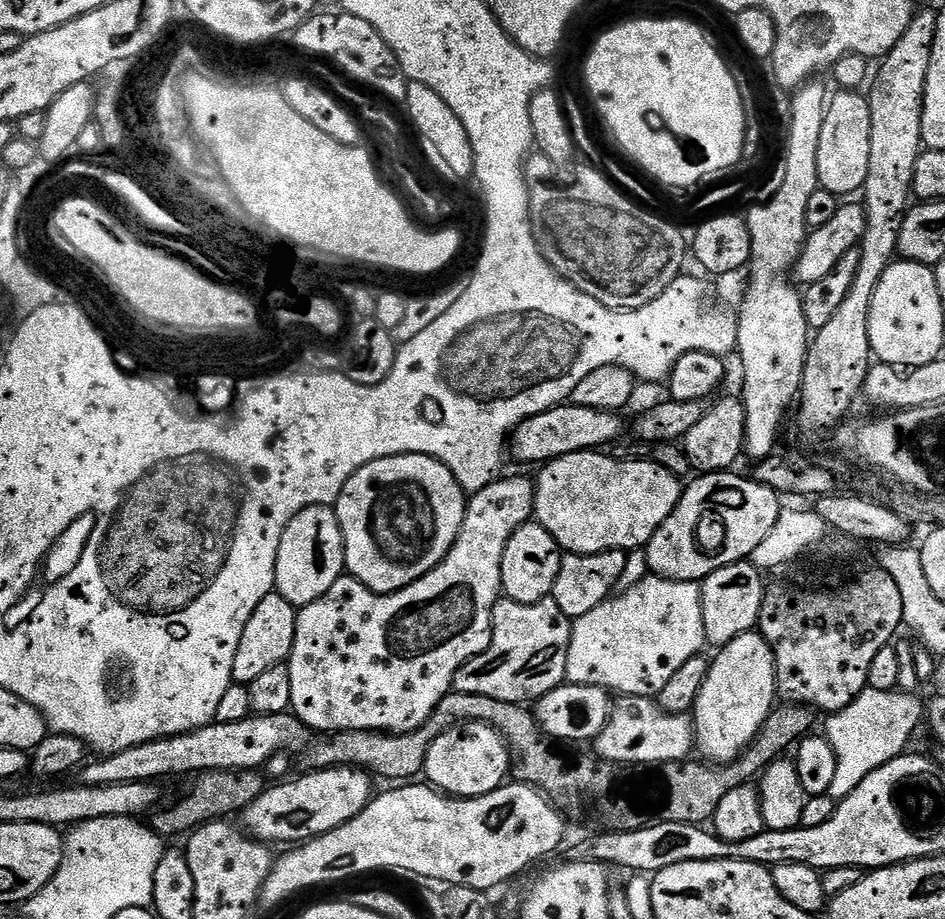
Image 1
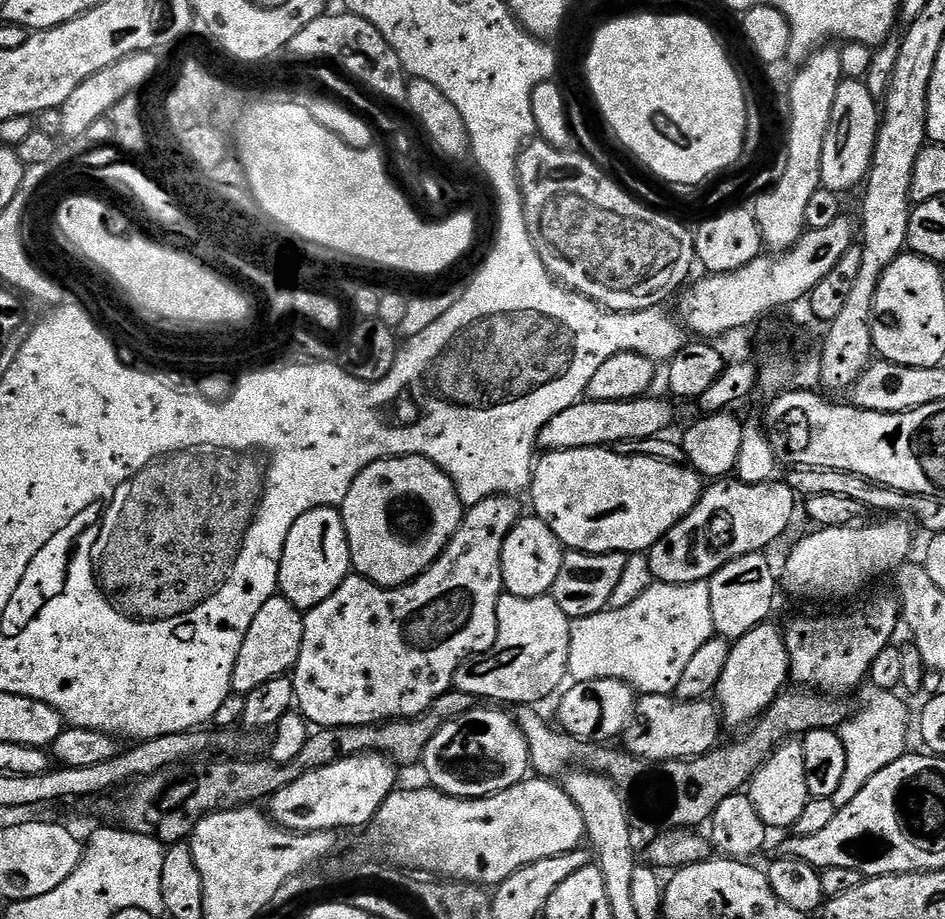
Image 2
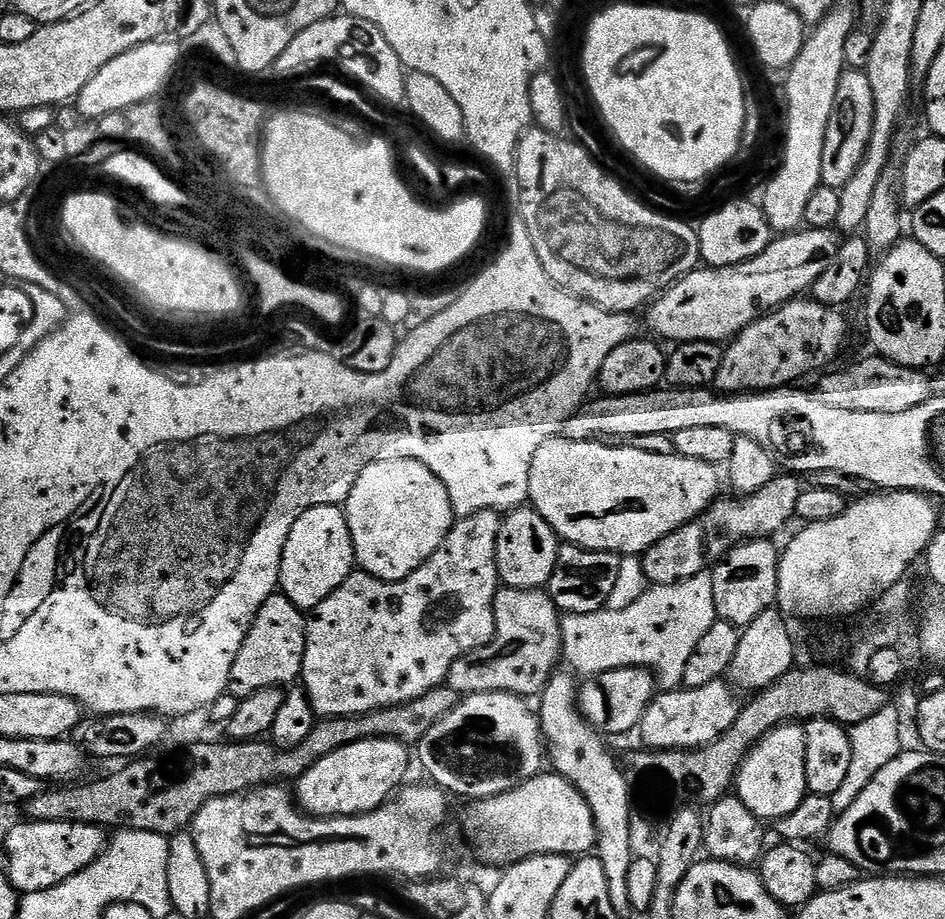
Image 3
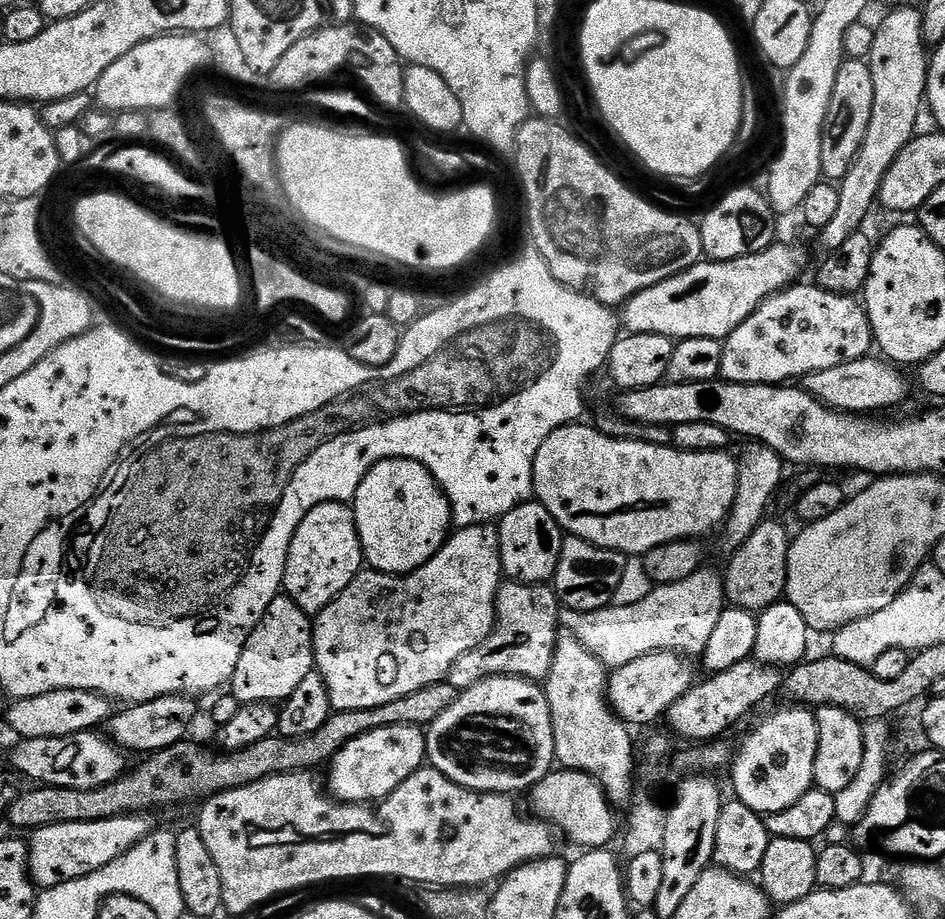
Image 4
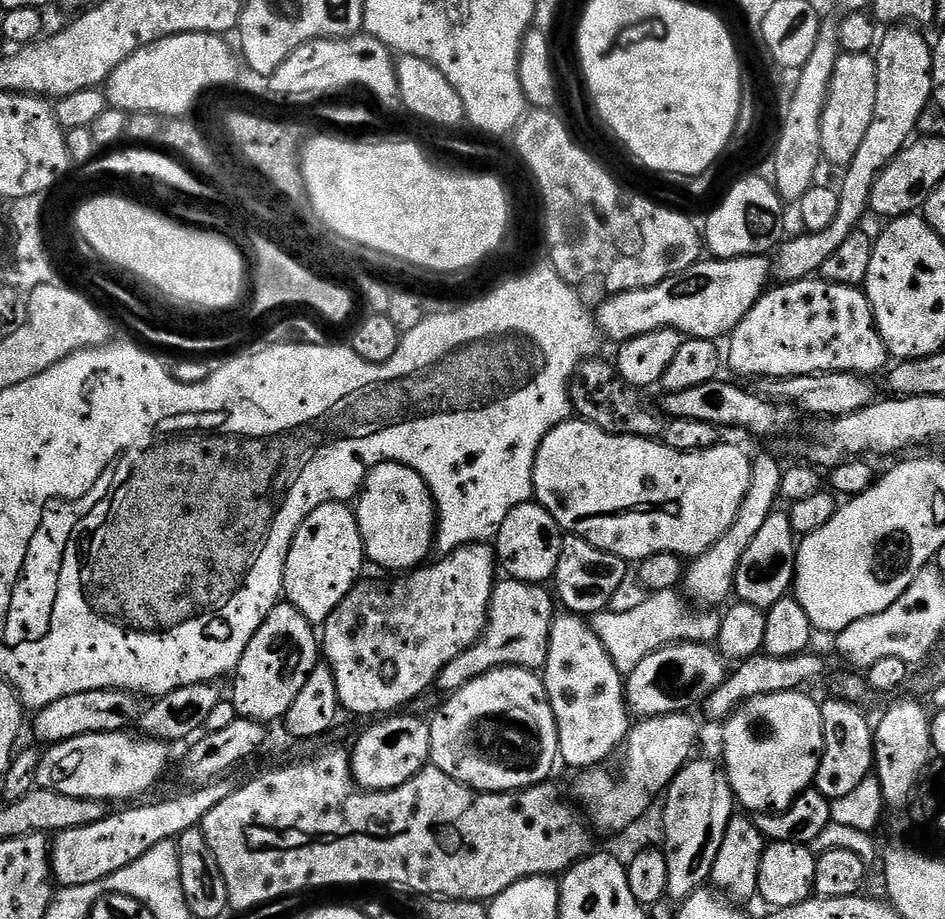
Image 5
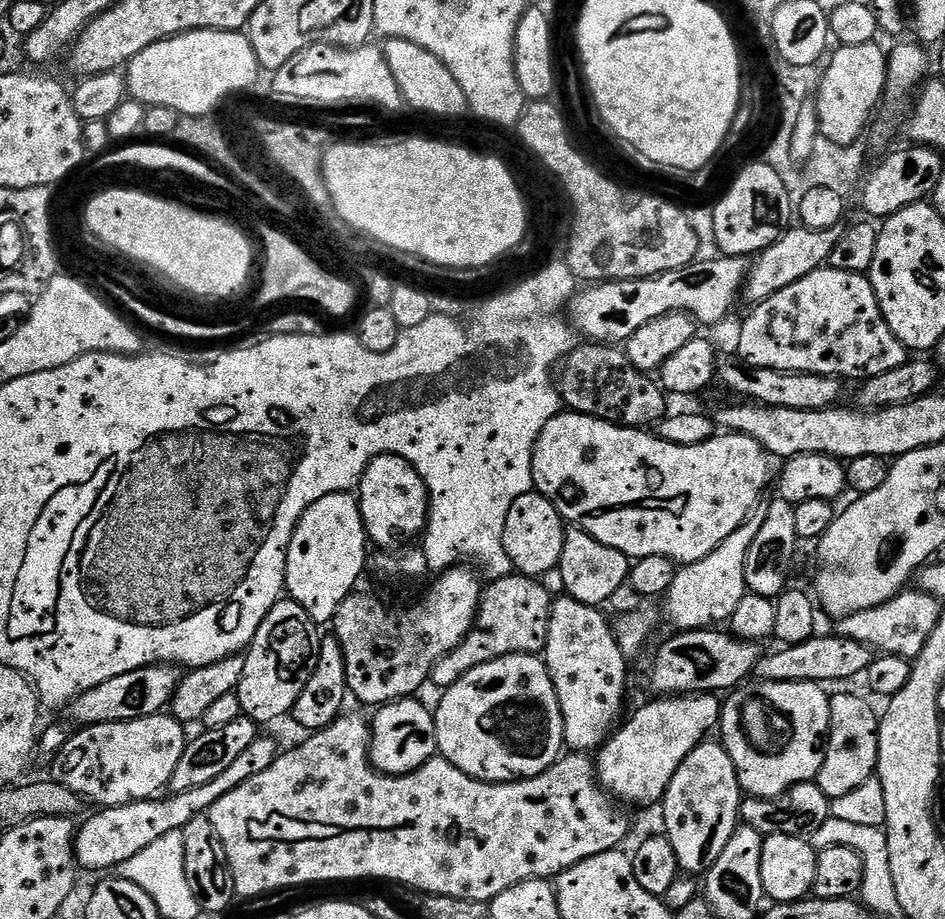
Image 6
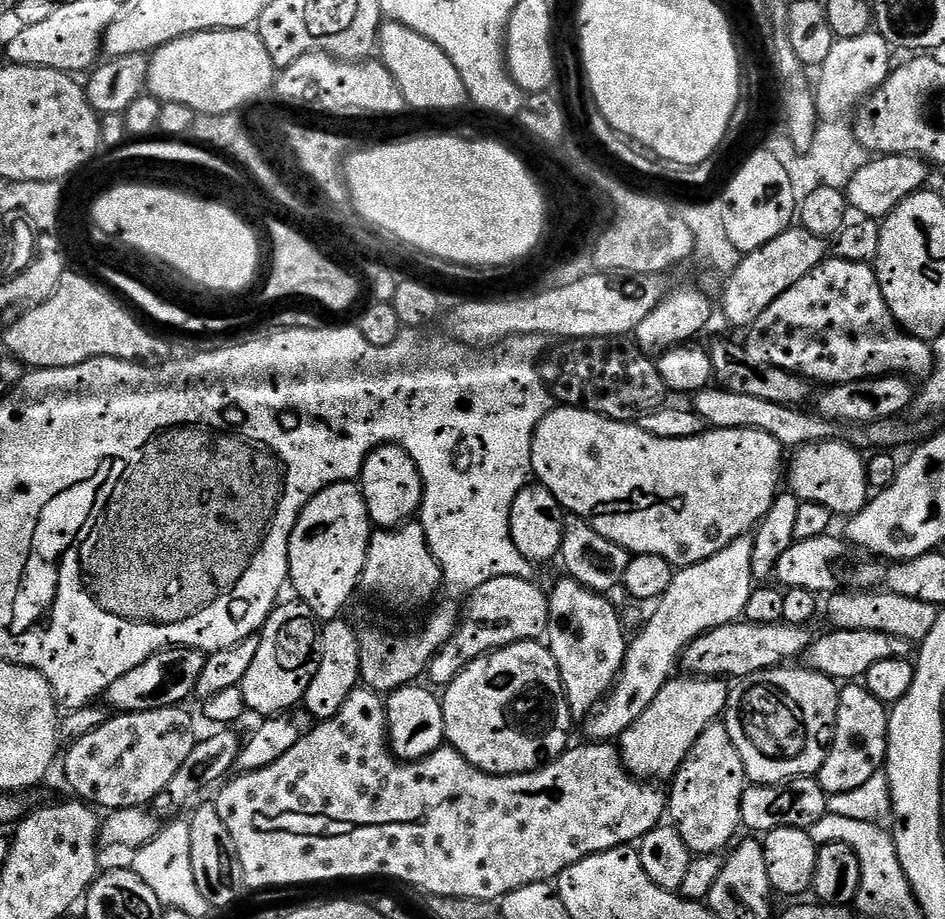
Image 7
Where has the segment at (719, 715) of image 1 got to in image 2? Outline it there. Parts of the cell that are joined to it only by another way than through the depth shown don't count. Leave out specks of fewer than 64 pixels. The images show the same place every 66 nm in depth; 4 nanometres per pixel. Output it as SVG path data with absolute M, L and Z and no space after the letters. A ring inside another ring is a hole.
M772 622L759 624L732 644L730 658L726 658L726 668L716 683L714 700L723 723L747 725L755 721L761 712L770 707L774 698L785 691L789 680L788 651L784 645L783 631L779 627L776 629Z

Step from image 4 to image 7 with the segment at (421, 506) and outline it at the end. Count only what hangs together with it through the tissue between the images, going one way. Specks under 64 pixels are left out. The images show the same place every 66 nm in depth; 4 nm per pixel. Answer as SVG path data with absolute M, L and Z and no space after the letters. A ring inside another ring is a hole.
M382 444L368 455L364 469L360 471L358 483L364 494L368 519L377 529L394 528L405 522L411 521L419 513L420 503L424 500L424 483L418 474L418 466L396 444Z

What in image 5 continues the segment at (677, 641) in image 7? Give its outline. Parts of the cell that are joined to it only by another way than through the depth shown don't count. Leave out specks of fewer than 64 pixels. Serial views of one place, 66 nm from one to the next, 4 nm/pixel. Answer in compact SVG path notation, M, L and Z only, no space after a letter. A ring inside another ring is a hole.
M756 456L752 462L750 474L750 490L746 490L746 498L742 502L742 510L738 510L738 518L734 518L734 526L710 546L701 556L695 557L687 565L686 575L682 581L683 587L688 587L687 595L700 606L720 606L733 595L736 583L736 571L742 554L746 554L746 546L754 542L754 534L762 530L762 522L770 516L777 507L776 500L780 496L780 483L783 480L782 465L772 456Z

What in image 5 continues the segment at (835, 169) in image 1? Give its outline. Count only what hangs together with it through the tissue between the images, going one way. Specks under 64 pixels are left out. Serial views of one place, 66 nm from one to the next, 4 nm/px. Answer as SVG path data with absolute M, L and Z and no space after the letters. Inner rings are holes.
M844 52L834 66L828 97L820 119L820 150L825 161L846 166L858 154L870 121L874 118L874 98L878 98L878 70L875 55L866 52Z

